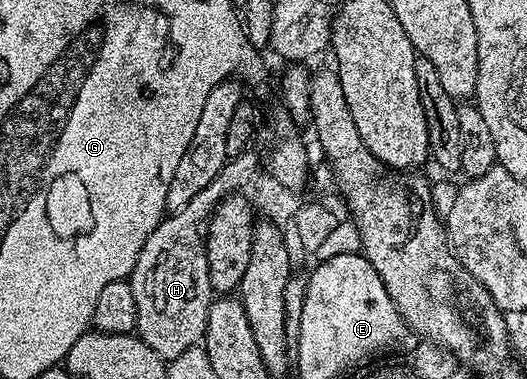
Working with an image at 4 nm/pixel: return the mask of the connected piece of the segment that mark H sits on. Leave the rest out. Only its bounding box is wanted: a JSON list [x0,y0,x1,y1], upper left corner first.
[128,151,258,363]

